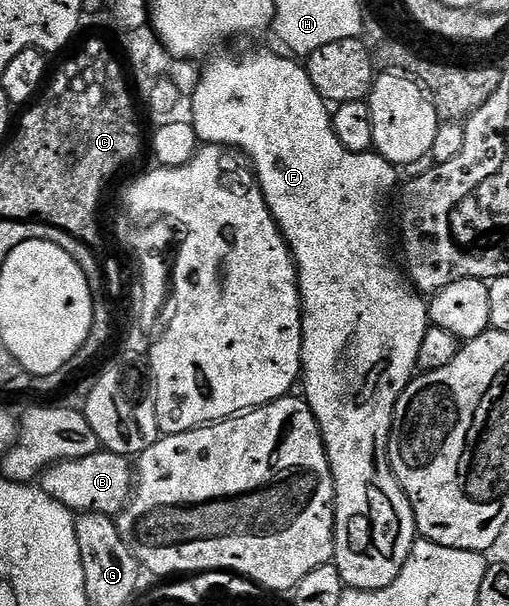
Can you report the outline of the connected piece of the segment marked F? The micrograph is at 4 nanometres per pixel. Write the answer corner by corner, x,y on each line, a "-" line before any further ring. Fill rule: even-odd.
262,53
259,57
214,57
206,65
206,74
198,81
194,89
194,117
192,124
199,142
206,145
225,145
245,153
250,159
258,186
266,196
268,207
274,216
274,222
286,240
294,264
298,270
298,292
302,294
302,371
301,388
306,388
304,400
310,405
314,418
318,420
318,430
322,432
322,442
326,448
326,458
330,461
330,470
334,476
334,556
333,564
340,571
343,586
352,589
383,589
388,587
400,575
408,555
414,549
414,542
419,536
414,518
414,508
407,499
406,492
400,487
396,475
390,466
390,432
394,422
396,403
406,386
414,380
418,369
420,343
428,328
428,305
423,294
414,288
407,274
394,266
390,258
390,249
386,246
386,237
382,234
382,220
386,217
386,196
397,190
399,170
390,161
386,161
378,152
350,153
336,139
332,109
326,100
312,87
308,79
305,64
298,65
293,56
281,57
278,53

